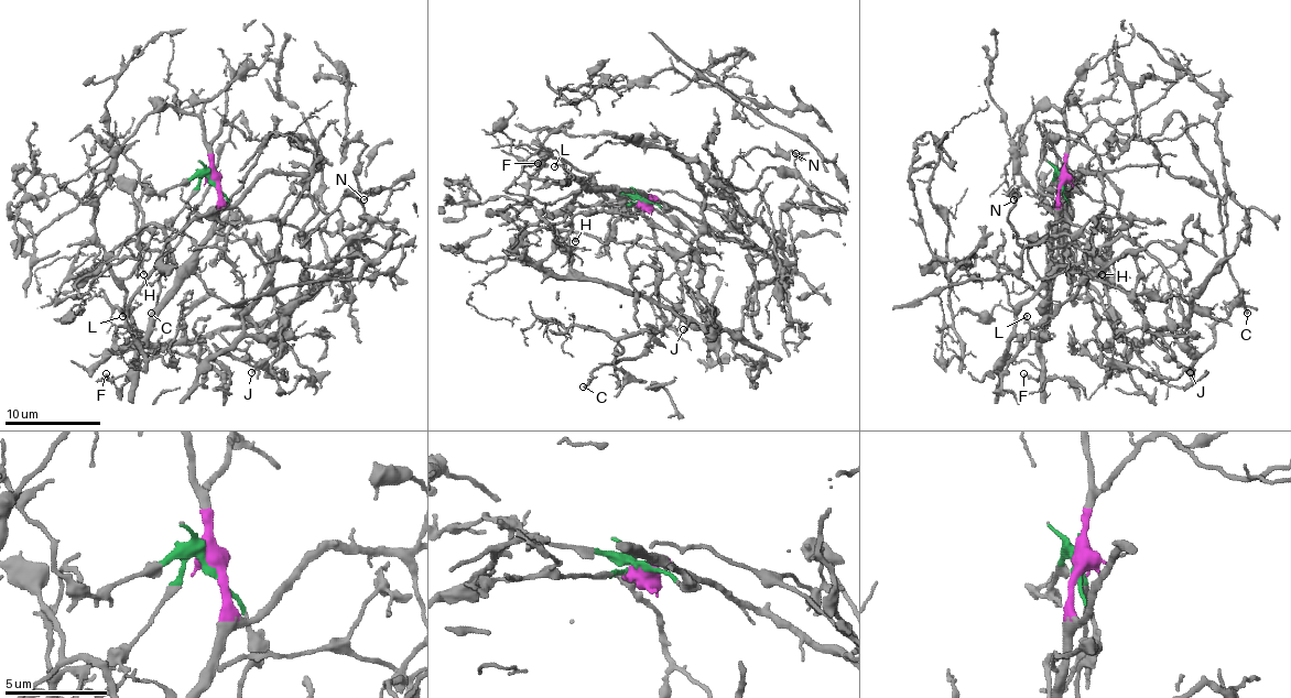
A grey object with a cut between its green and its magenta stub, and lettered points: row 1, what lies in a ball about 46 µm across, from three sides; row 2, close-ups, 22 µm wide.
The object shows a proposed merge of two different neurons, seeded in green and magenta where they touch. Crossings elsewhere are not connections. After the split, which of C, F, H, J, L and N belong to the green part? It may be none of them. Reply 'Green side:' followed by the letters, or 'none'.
Green side: J

